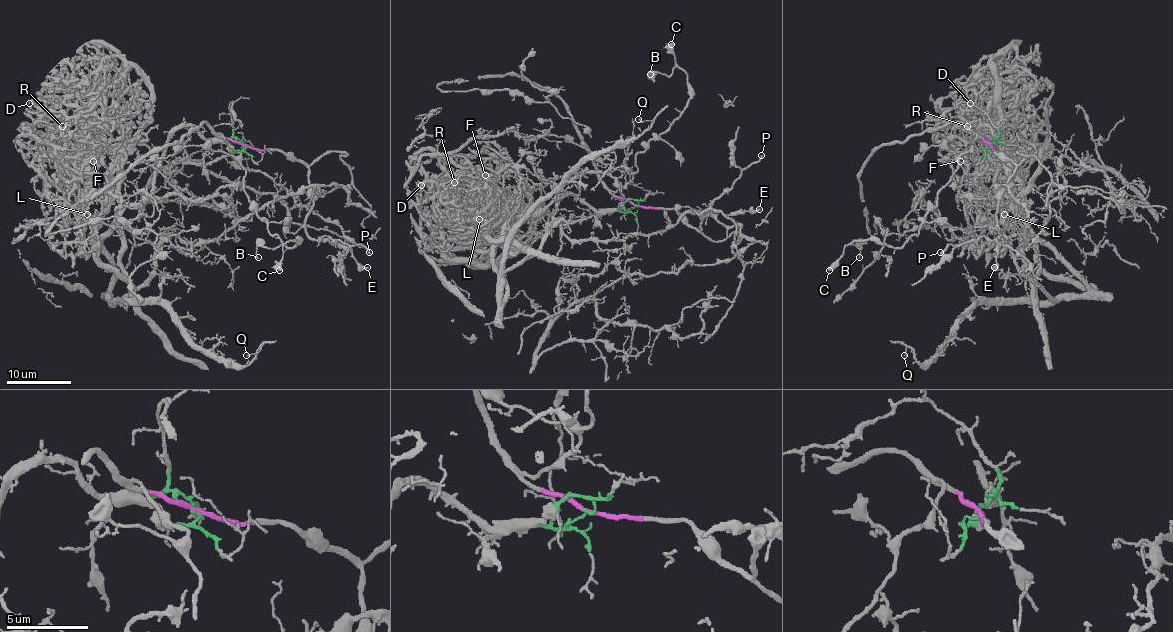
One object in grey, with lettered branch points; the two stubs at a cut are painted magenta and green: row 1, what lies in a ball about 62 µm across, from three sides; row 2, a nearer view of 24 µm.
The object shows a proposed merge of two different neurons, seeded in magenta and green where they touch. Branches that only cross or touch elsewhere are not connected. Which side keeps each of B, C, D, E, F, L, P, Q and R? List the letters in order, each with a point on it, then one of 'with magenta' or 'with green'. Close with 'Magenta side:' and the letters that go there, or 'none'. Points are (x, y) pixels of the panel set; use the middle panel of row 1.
B: at (650, 74); with magenta
C: at (671, 44); with magenta
D: at (421, 185); with green
E: at (759, 209); with magenta
F: at (485, 175); with green
L: at (479, 219); with green
P: at (761, 155); with magenta
Q: at (638, 119); with green
R: at (454, 182); with green
Magenta side: B, C, E, P

